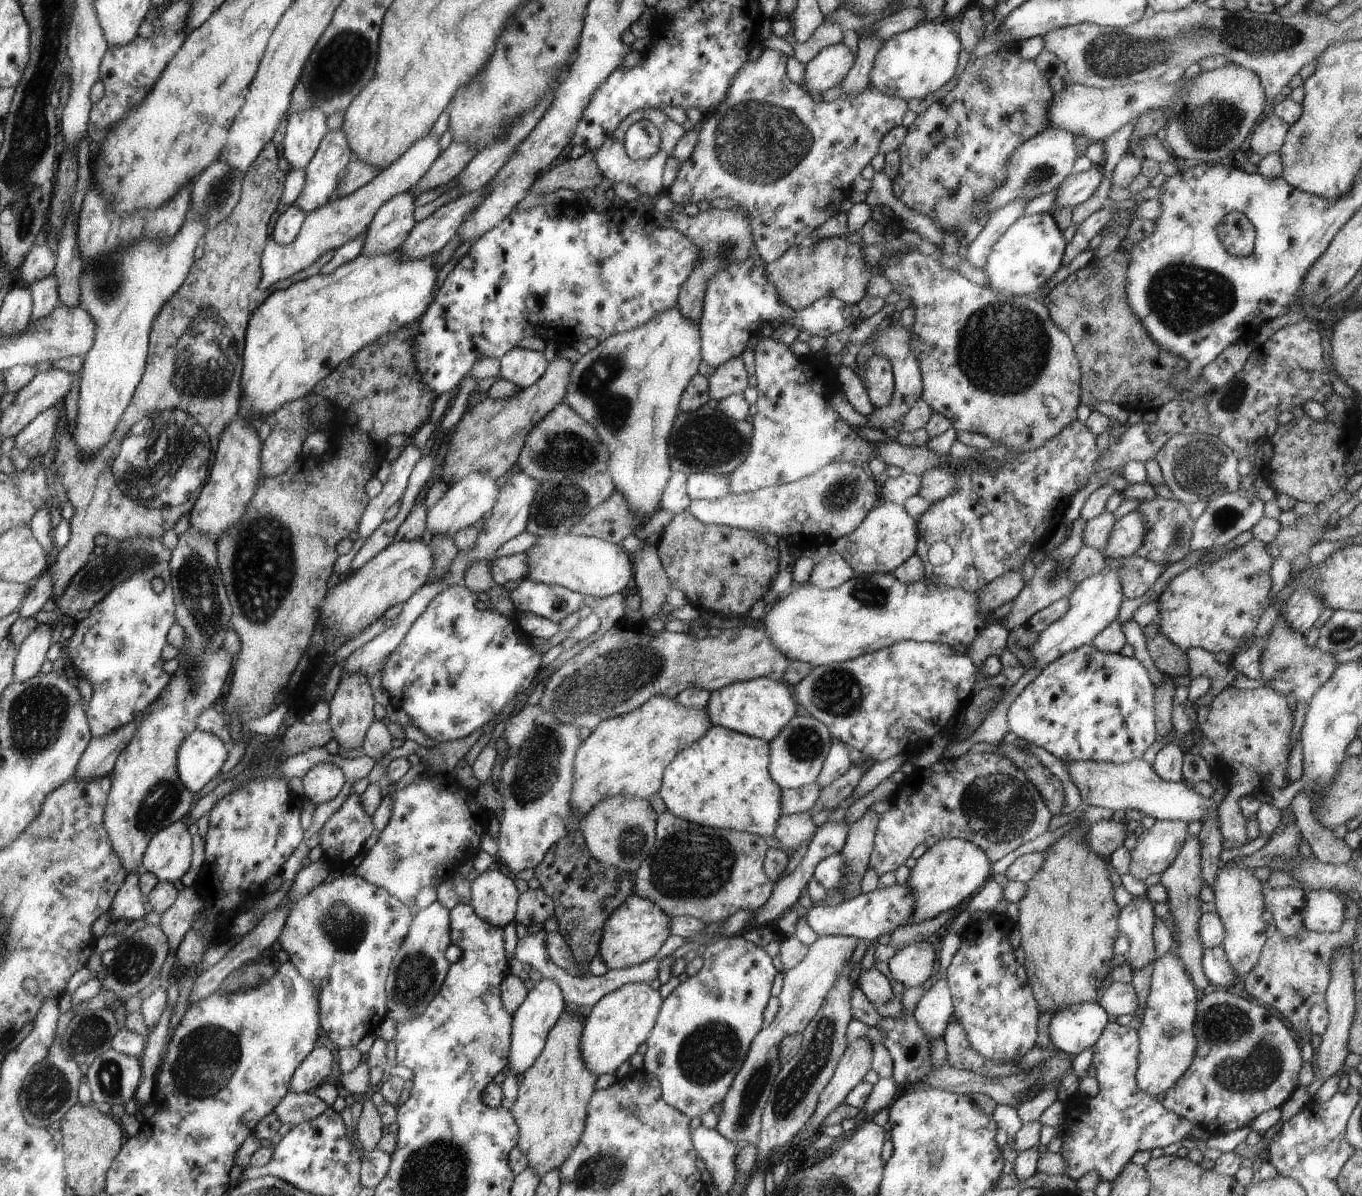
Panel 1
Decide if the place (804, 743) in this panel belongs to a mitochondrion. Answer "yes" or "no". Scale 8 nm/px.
yes

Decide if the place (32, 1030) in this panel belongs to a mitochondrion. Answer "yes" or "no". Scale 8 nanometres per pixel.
no

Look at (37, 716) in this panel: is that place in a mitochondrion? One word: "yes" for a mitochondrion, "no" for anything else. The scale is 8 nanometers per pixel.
yes

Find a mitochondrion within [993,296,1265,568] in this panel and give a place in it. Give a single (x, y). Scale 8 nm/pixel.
(1199, 465)

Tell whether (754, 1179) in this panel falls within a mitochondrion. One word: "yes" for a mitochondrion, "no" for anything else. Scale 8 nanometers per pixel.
no

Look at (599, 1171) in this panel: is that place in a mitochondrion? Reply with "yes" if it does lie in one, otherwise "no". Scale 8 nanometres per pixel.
yes

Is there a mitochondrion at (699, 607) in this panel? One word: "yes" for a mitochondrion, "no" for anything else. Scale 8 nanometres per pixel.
no

